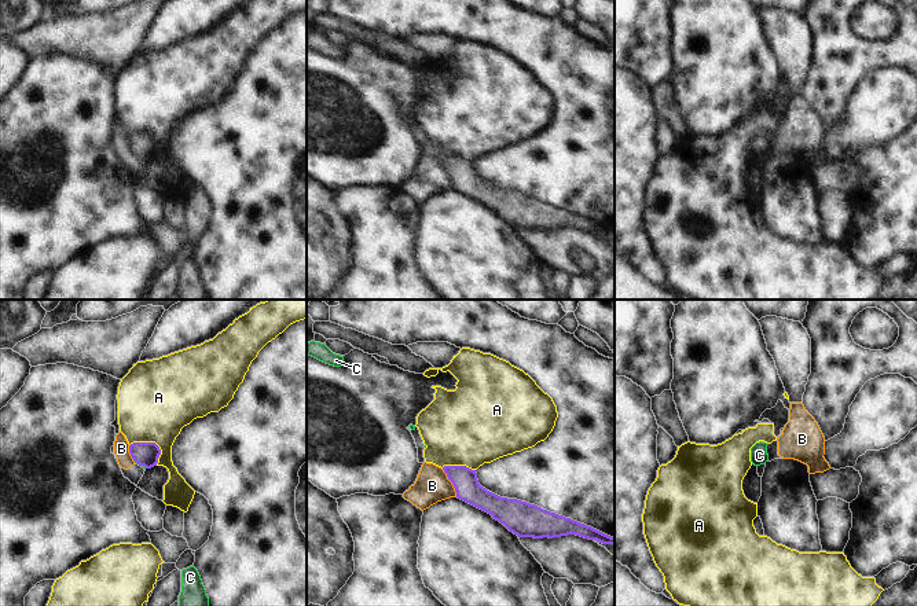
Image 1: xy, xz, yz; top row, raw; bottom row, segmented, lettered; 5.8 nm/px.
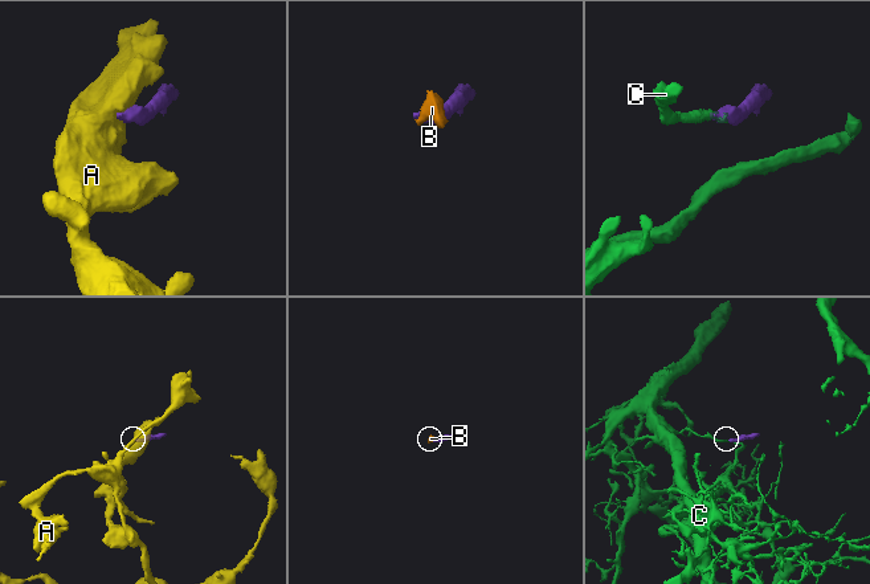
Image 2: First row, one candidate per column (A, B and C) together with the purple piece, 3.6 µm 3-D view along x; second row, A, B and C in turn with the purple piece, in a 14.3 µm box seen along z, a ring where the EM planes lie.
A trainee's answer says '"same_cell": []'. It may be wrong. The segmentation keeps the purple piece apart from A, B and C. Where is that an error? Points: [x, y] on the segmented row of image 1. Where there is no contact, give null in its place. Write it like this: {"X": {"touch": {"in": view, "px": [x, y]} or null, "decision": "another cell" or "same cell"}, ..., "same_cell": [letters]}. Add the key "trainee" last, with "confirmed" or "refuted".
{"A": {"touch": {"in": "xy", "px": [153, 443]}, "decision": "another cell"}, "B": {"touch": {"in": "xz", "px": [451, 481]}, "decision": "another cell"}, "C": {"touch": {"in": "xy", "px": [136, 462]}, "decision": "same cell"}, "same_cell": ["C"], "trainee": "refuted"}

